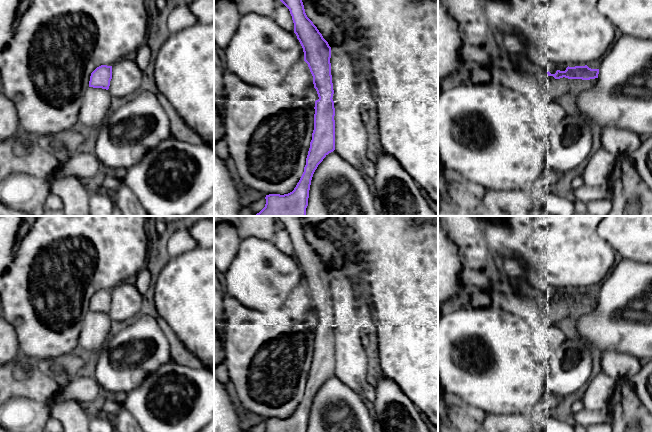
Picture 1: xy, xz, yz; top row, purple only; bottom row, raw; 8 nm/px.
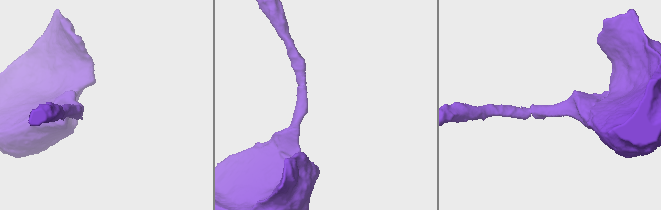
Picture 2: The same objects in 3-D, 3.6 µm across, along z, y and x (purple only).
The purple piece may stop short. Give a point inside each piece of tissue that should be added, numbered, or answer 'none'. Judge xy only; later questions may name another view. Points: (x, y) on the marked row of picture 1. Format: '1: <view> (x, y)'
none

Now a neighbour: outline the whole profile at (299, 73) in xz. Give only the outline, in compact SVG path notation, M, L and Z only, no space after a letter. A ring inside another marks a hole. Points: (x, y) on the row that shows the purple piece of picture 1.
M304 60L294 63L287 73L286 80L290 85L309 86L311 75L308 64Z

